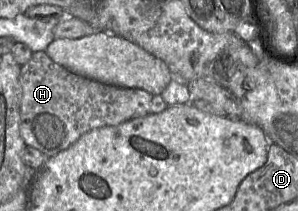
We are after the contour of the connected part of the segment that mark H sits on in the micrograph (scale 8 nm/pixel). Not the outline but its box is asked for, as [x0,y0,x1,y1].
[20,51,169,157]

